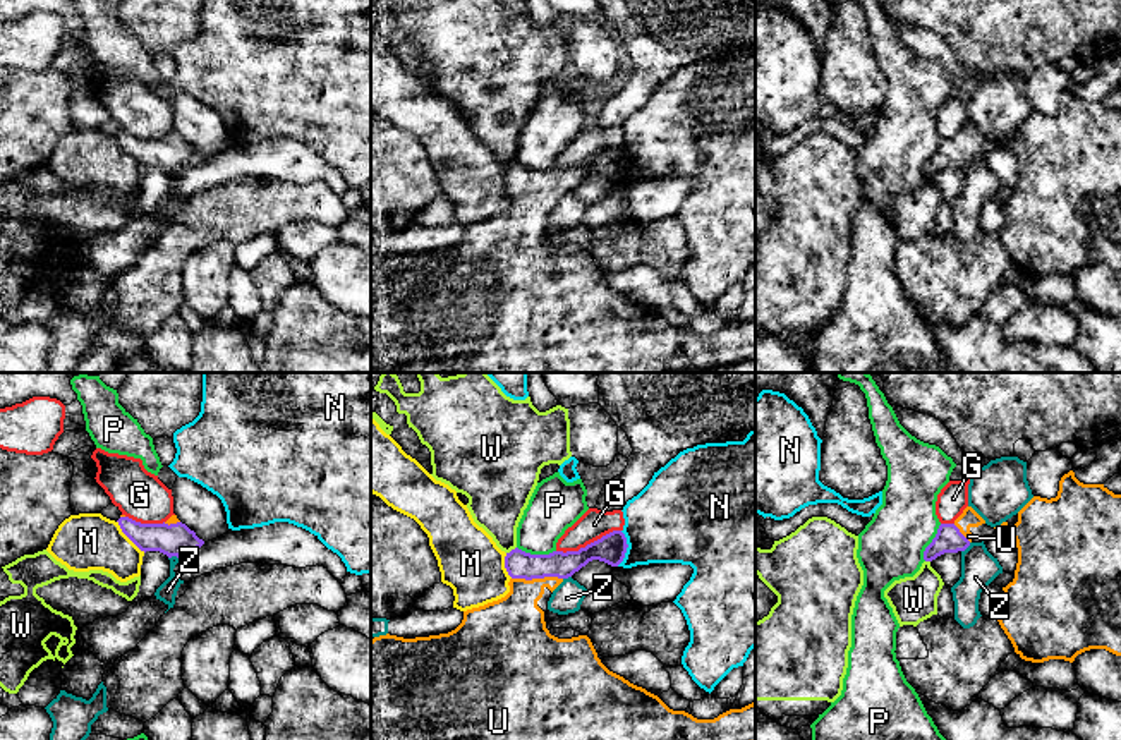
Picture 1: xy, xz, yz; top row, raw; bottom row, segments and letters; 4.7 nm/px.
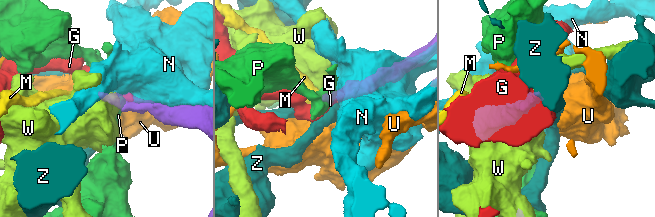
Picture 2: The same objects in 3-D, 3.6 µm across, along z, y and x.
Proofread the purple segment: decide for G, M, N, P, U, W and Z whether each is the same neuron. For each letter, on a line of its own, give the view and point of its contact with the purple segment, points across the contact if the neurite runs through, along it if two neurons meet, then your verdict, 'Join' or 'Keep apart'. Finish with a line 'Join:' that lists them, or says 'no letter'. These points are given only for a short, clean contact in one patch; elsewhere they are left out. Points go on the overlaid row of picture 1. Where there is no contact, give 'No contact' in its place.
G: Touches purple at xz (587, 545). Keep apart
M: Touches purple at xy (129, 538). Boundary: xy (117, 521), (119, 527), (145, 551). Keep apart
N: Touches purple at xz (627, 546). Keep apart
P: Touches purple at xz (536, 555). Keep apart
U: Touches purple at xz (536, 577). Path across: xz (519, 564), (536, 577), (526, 588), (514, 625). Join
W: Touches purple at xz (512, 550). Boundary: xz (515, 546), (507, 553). Keep apart
Z: Touches purple at yz (965, 548). Boundary: yz (970, 543), (962, 551). Keep apart
Join: U

